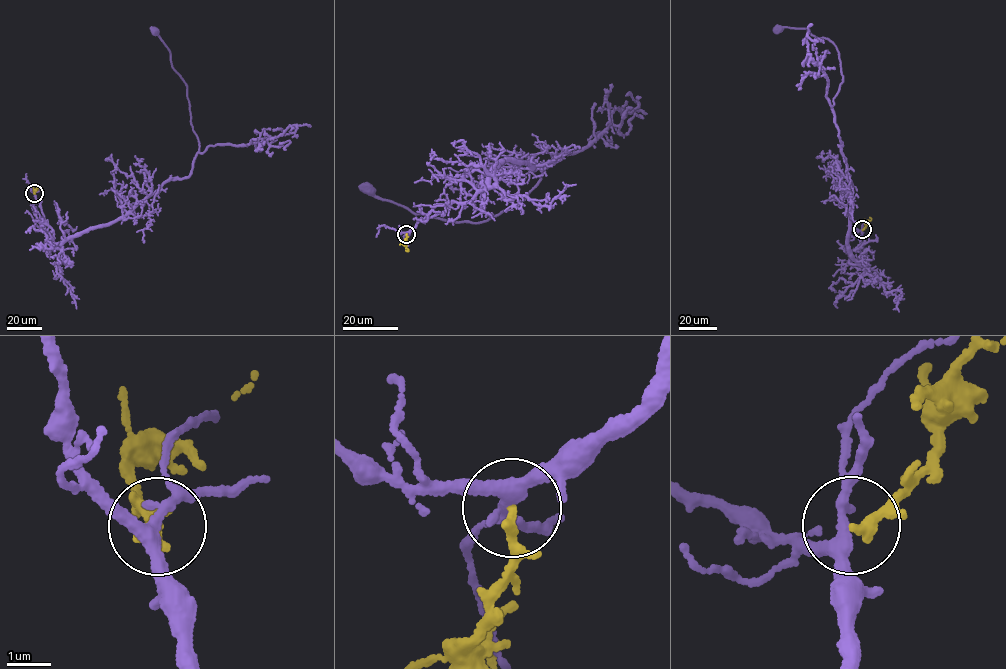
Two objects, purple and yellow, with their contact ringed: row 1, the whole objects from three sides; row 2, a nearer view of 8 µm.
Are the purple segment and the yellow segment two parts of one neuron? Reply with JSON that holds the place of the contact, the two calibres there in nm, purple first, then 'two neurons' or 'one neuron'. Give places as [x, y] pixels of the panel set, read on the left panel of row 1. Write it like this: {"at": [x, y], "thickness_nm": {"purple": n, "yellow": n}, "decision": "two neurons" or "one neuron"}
{"at": [34, 193], "thickness_nm": {"purple": 280, "yellow": 170}, "decision": "two neurons"}

